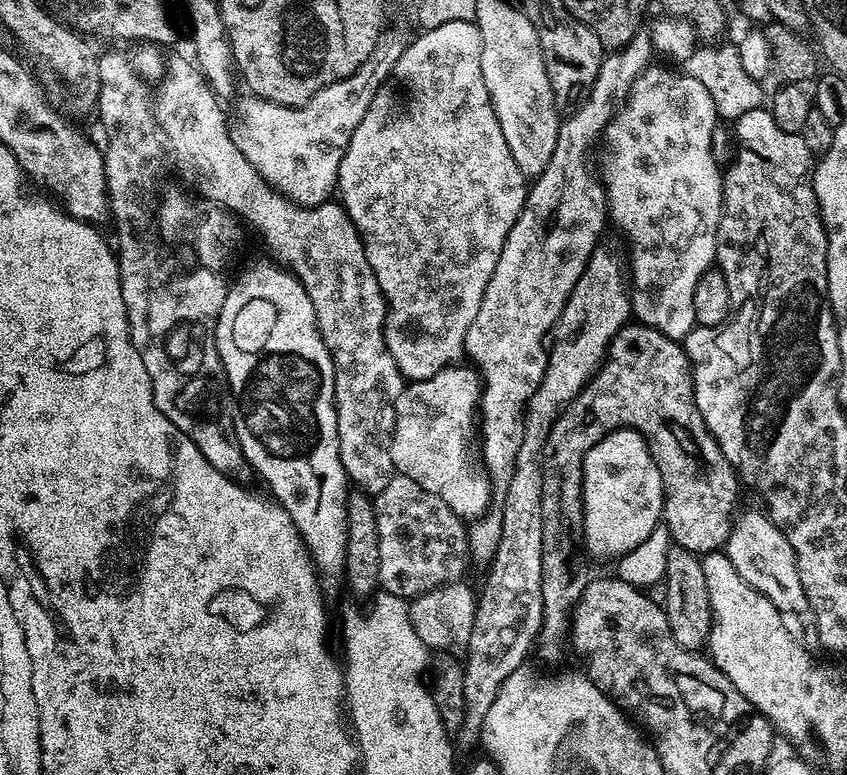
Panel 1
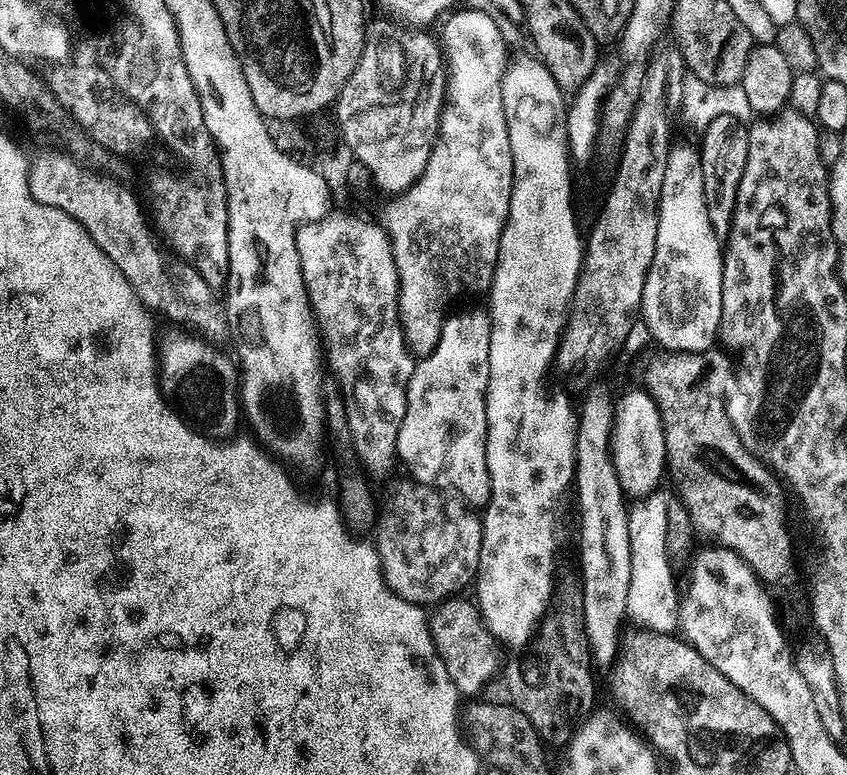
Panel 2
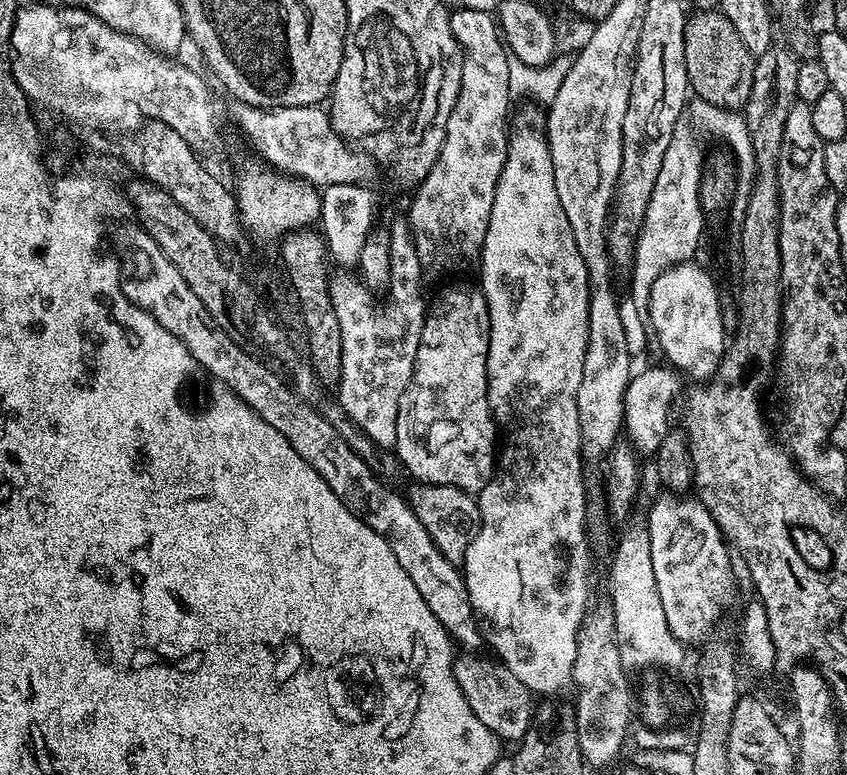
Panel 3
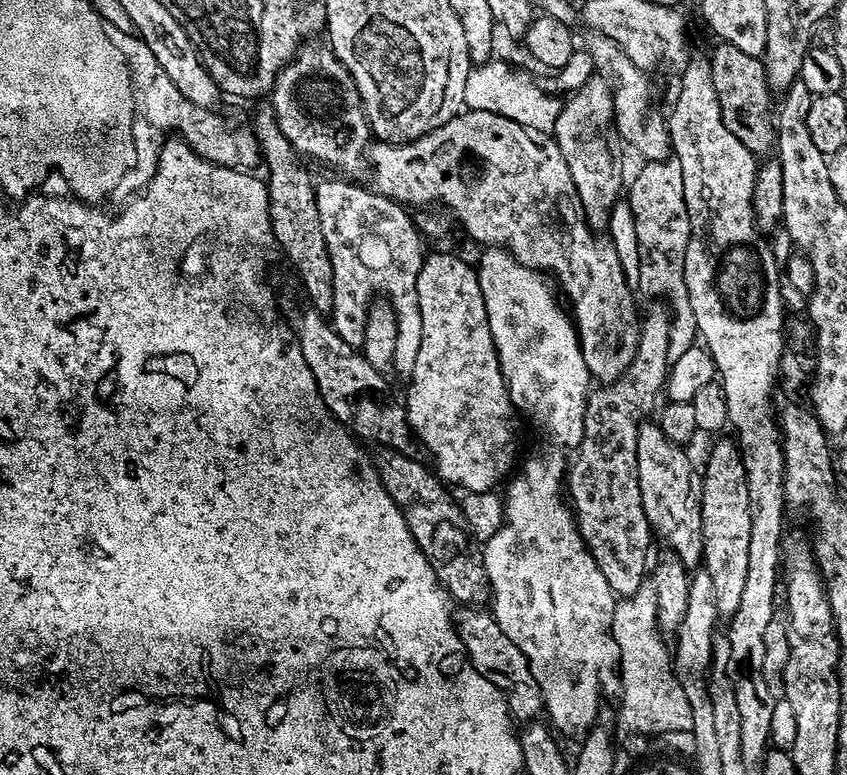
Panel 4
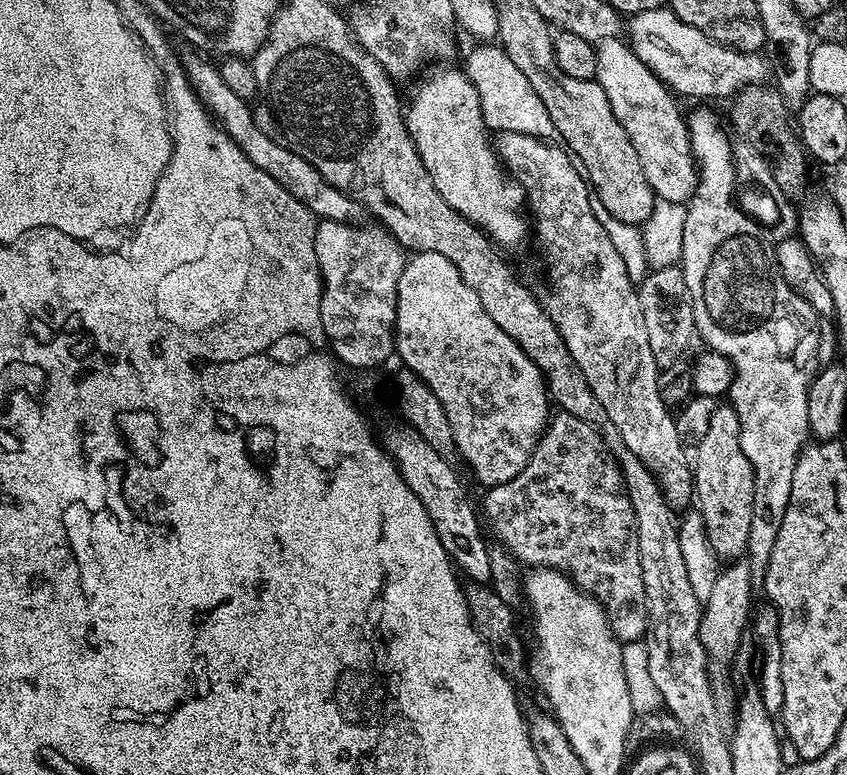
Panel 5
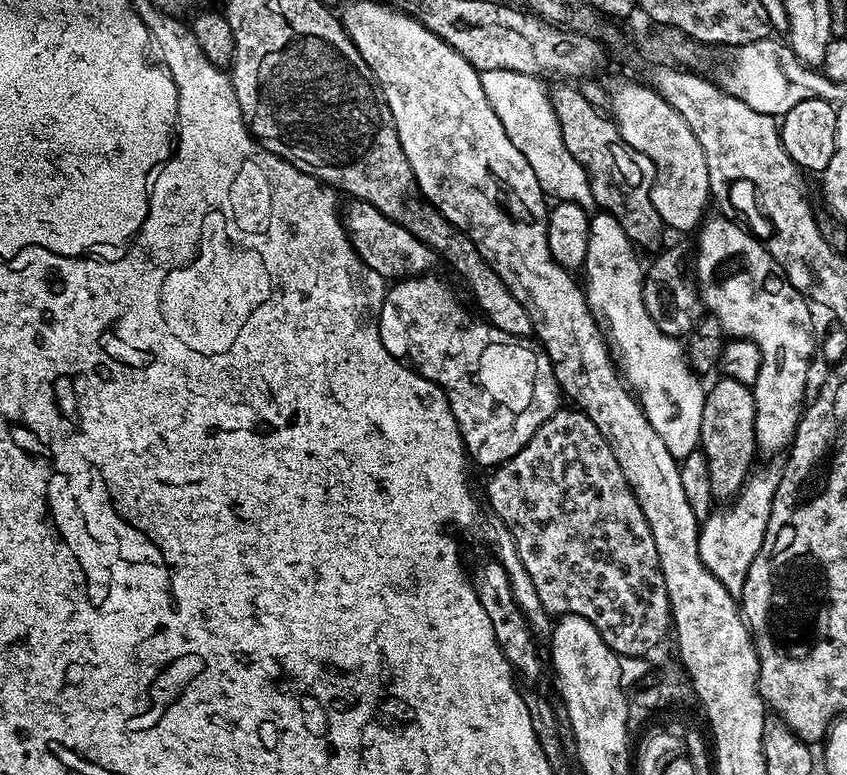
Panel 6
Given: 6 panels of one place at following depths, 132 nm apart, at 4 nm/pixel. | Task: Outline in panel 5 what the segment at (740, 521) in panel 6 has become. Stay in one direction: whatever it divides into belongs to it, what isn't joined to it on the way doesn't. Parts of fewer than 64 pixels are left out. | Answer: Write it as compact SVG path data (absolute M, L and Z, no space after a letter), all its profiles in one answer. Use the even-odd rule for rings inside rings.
M729 563L719 569L713 593L709 600L702 604L700 640L708 656L708 678L712 684L714 702L724 722L731 721L734 716L732 661L736 658L736 651L740 648L741 640L745 639L746 629L749 627L750 617L754 612L752 587L754 587L754 581L747 563Z

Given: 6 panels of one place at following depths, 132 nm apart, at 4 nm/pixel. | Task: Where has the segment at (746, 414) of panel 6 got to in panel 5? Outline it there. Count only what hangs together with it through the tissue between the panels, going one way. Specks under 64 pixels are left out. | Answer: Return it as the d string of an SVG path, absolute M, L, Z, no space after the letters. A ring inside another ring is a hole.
M717 403L706 434L695 441L694 504L705 522L706 536L719 559L735 561L748 547L750 514L754 514L754 470L742 454L738 414L731 403Z

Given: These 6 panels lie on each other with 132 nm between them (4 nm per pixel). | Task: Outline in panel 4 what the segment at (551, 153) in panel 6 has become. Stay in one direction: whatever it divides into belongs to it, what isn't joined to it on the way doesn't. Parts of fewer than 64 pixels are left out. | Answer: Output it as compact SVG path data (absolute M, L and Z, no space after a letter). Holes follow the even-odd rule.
M489 58L469 72L467 103L478 110L500 112L502 118L516 120L524 128L539 130L544 134L555 133L561 101L543 92L534 81L524 80L523 74L515 72L506 61L500 60L497 64L494 61Z

